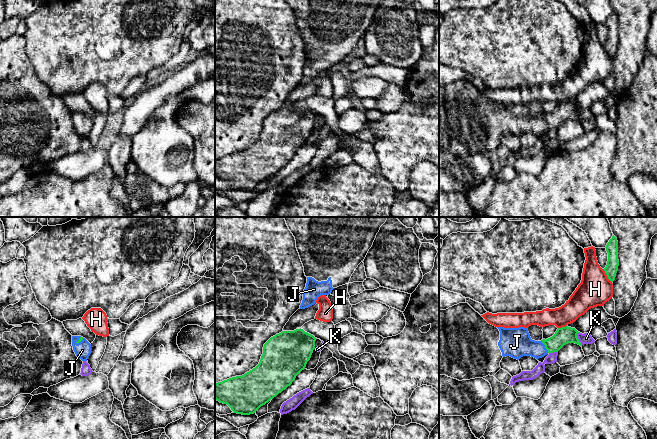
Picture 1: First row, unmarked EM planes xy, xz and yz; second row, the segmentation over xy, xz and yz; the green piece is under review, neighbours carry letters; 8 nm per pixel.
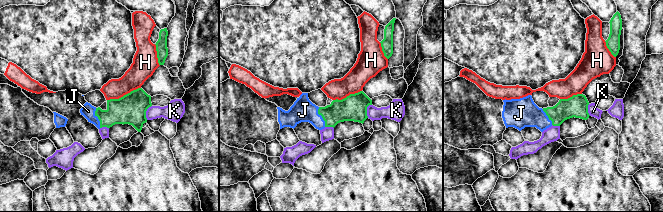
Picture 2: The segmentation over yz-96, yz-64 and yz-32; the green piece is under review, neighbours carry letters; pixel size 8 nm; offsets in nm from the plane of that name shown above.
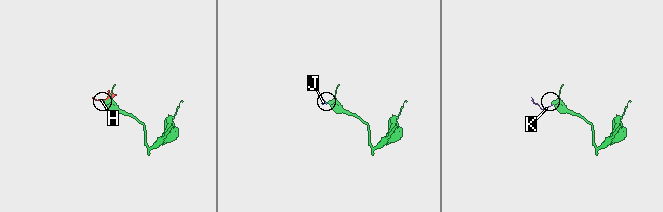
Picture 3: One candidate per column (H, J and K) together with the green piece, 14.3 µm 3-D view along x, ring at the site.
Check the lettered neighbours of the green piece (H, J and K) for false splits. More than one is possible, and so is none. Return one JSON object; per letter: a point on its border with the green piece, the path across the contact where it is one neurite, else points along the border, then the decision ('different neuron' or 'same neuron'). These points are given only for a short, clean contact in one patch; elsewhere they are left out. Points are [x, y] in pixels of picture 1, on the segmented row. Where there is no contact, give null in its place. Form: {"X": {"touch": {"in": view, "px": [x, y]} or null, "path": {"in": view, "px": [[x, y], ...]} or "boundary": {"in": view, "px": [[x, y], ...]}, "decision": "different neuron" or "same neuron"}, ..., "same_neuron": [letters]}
{"H": {"touch": {"in": "yz", "px": [607, 276]}, "decision": "different neuron"}, "J": {"touch": {"in": "yz", "px": [545, 346]}, "path": {"in": "yz", "px": [[564, 335], [554, 344], [545, 346], [524, 346], [515, 342]]}, "decision": "same neuron"}, "K": {"touch": {"in": "yz", "px": [577, 338]}, "boundary": {"in": "yz", "px": [[578, 332], [577, 338], [582, 344]]}, "decision": "different neuron"}, "same_neuron": ["J"]}

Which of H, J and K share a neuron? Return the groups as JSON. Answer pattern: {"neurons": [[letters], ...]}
{"neurons": [["H"], ["J"], ["K"]]}

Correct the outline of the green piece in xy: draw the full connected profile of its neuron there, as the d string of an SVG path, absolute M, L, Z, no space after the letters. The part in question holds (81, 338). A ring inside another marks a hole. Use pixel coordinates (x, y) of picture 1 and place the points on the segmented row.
M72 336L72 346L77 358L87 361L91 354L91 344L81 336Z

